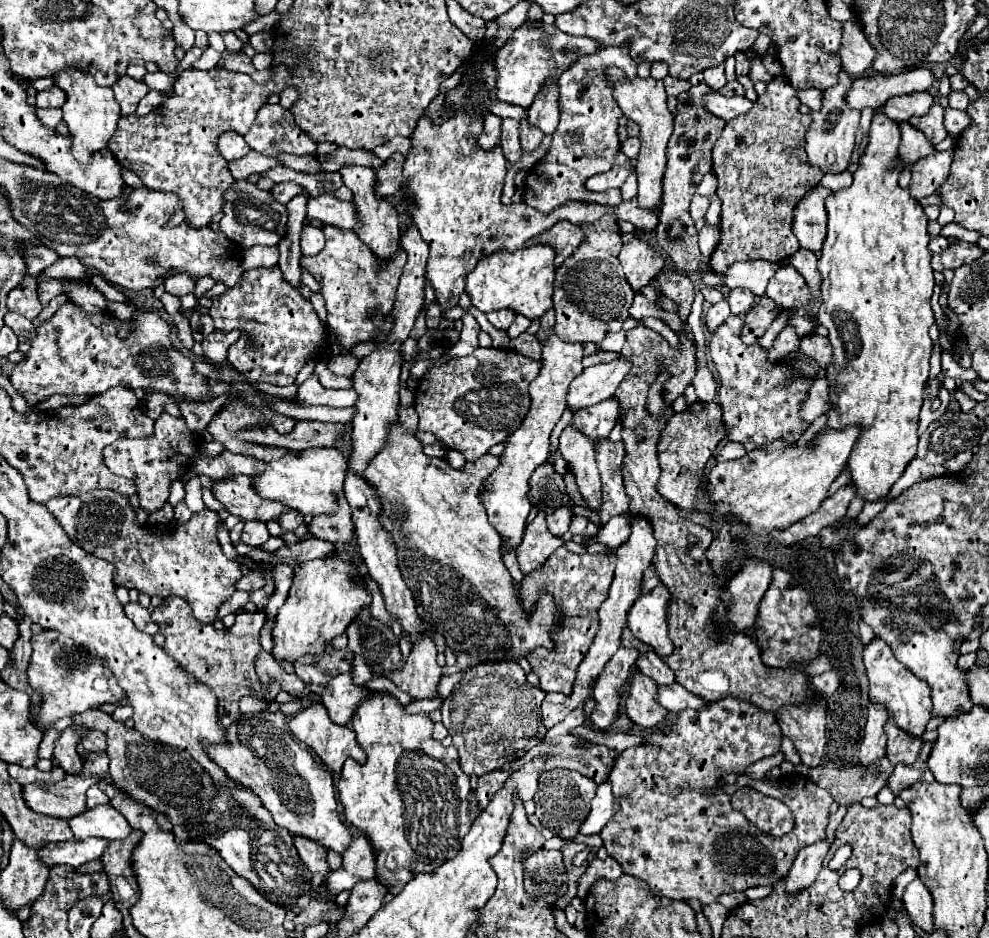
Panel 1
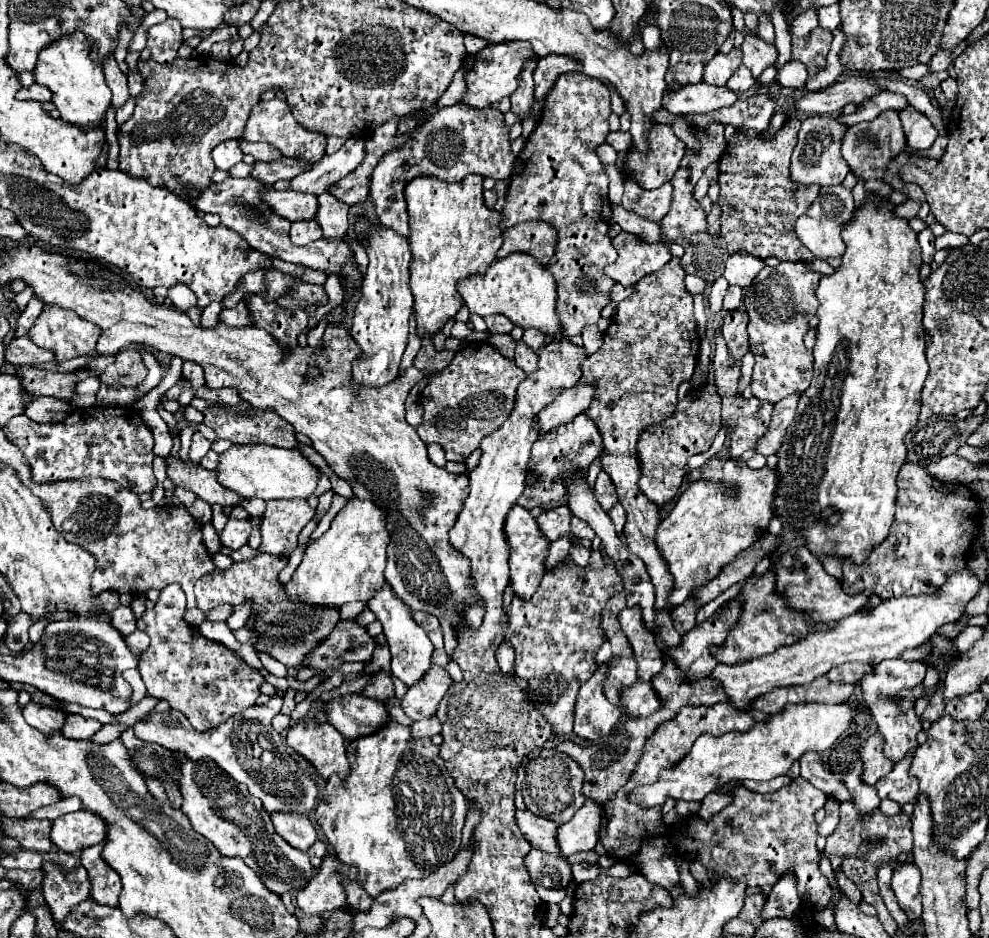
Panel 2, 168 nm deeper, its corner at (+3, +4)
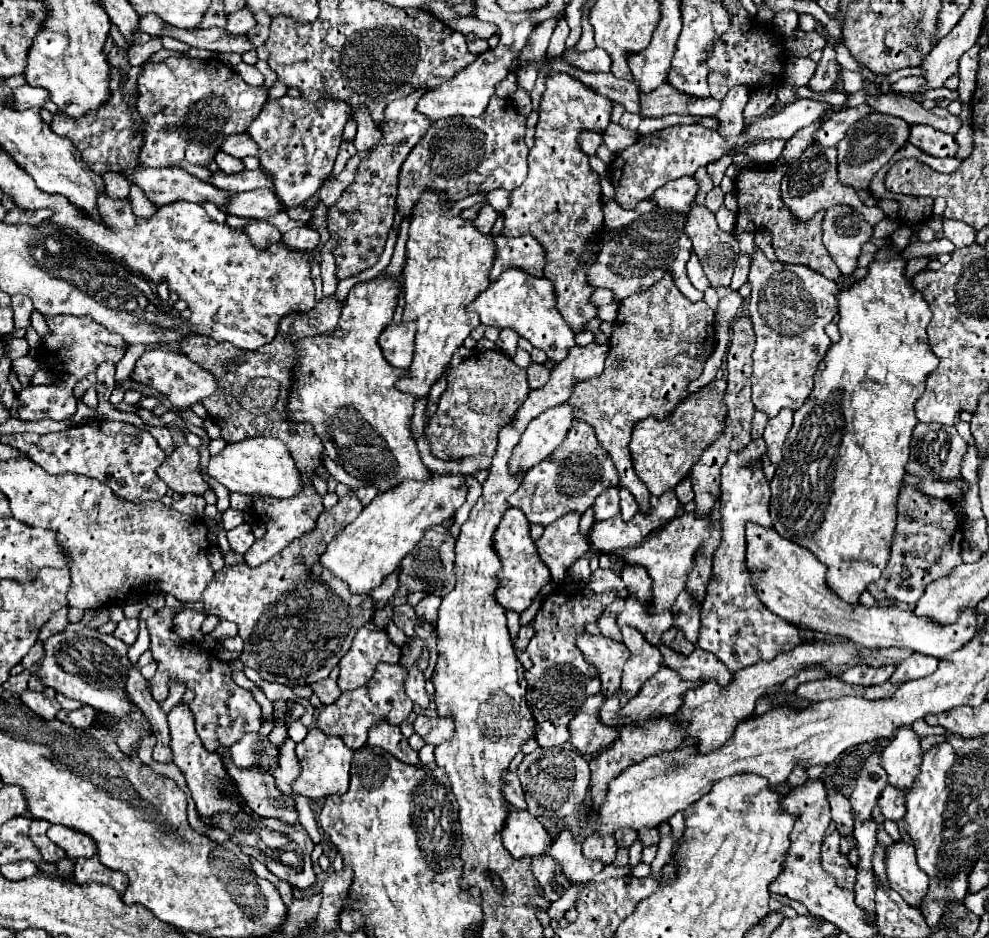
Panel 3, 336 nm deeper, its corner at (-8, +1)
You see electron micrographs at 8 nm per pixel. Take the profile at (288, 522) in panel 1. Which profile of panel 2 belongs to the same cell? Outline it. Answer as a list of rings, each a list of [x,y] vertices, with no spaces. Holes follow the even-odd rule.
[[[305,499],[269,501],[261,517],[261,545],[257,551],[289,557],[297,547],[299,531],[313,519],[315,509]]]

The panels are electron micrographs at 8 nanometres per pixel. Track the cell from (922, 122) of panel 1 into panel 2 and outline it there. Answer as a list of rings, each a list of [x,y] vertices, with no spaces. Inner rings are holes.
[[[907,107],[907,109],[899,111],[899,117],[901,117],[901,123],[903,123],[907,145],[911,149],[925,151],[933,145],[933,141],[937,139],[939,133],[923,113],[915,111],[913,107]]]

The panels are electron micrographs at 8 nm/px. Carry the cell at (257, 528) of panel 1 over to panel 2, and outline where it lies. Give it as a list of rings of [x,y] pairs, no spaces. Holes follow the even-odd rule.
[[[229,519],[227,525],[223,527],[223,531],[219,533],[219,541],[223,547],[229,549],[239,549],[243,545],[247,545],[251,533],[251,525],[247,521],[239,521],[239,519]]]

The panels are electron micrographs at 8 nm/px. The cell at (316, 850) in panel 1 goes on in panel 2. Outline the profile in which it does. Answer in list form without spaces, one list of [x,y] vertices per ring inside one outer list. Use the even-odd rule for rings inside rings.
[[[275,813],[271,815],[275,831],[295,849],[309,851],[309,847],[317,841],[317,833],[313,823],[307,815],[295,815],[295,813]]]

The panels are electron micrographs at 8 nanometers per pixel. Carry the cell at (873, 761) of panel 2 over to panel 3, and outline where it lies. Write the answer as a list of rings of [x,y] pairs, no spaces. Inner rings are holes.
[[[872,752],[860,772],[858,784],[850,796],[850,802],[854,806],[854,816],[856,818],[868,818],[872,814],[872,808],[878,802],[880,792],[888,784],[888,774],[880,766],[880,754]]]

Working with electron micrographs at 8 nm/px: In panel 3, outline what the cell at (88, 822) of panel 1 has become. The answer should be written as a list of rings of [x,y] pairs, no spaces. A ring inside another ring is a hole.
[[[54,824],[48,830],[48,838],[56,846],[60,846],[70,858],[90,858],[96,854],[96,842],[88,834],[82,834],[80,830]]]

